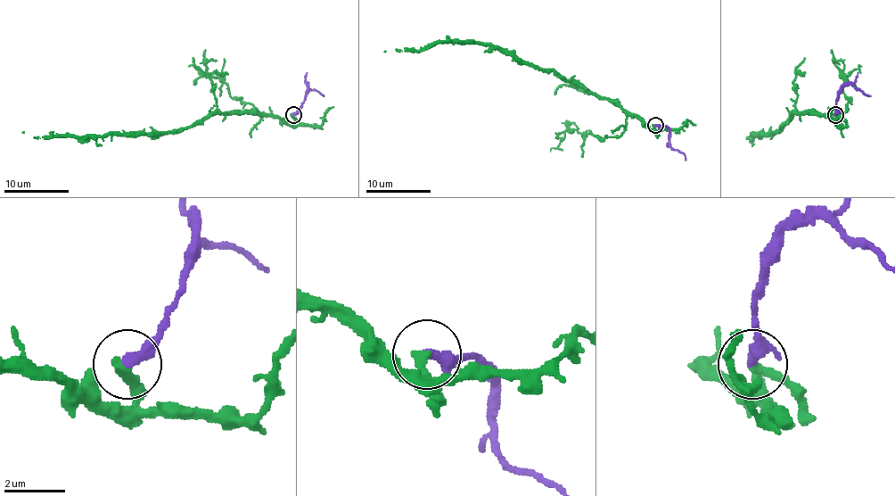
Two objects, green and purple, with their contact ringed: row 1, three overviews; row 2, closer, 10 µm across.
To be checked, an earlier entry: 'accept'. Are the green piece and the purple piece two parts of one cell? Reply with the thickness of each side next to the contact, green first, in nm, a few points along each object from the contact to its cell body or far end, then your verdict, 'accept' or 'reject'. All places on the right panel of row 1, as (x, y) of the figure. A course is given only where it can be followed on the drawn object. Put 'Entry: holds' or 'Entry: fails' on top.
Entry: fails
320 nm thick on the green side, 280 nm on the other; green runs (836, 116), (844, 120), (844, 126), (828, 116), (795, 112), (776, 132), (752, 136), (761, 138), (761, 132); purple runs (836, 114), (839, 92), (846, 85), (855, 86), (870, 96); reject

